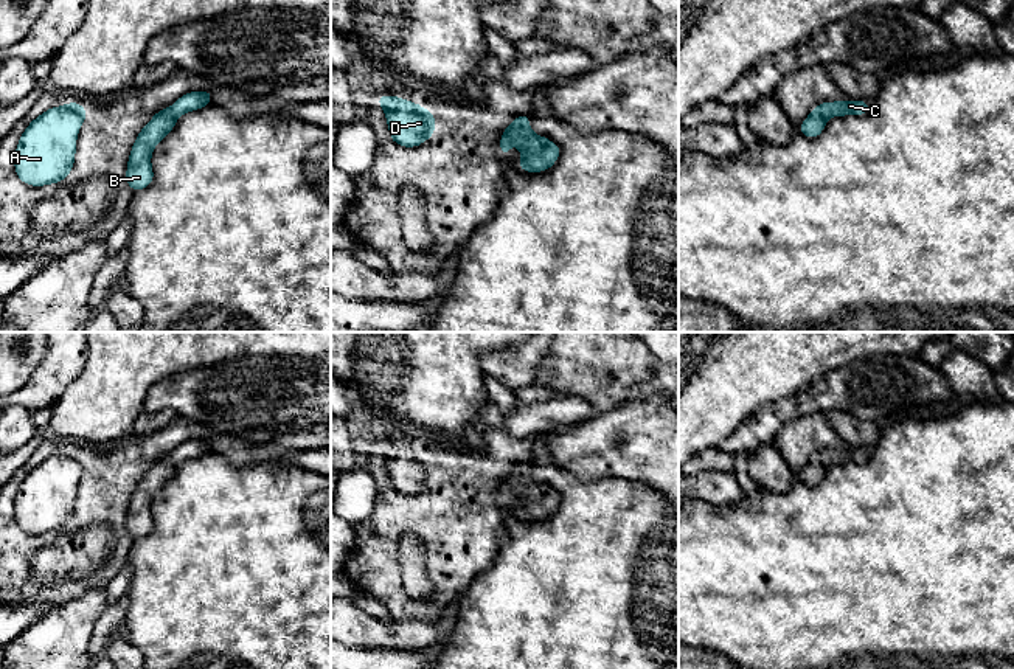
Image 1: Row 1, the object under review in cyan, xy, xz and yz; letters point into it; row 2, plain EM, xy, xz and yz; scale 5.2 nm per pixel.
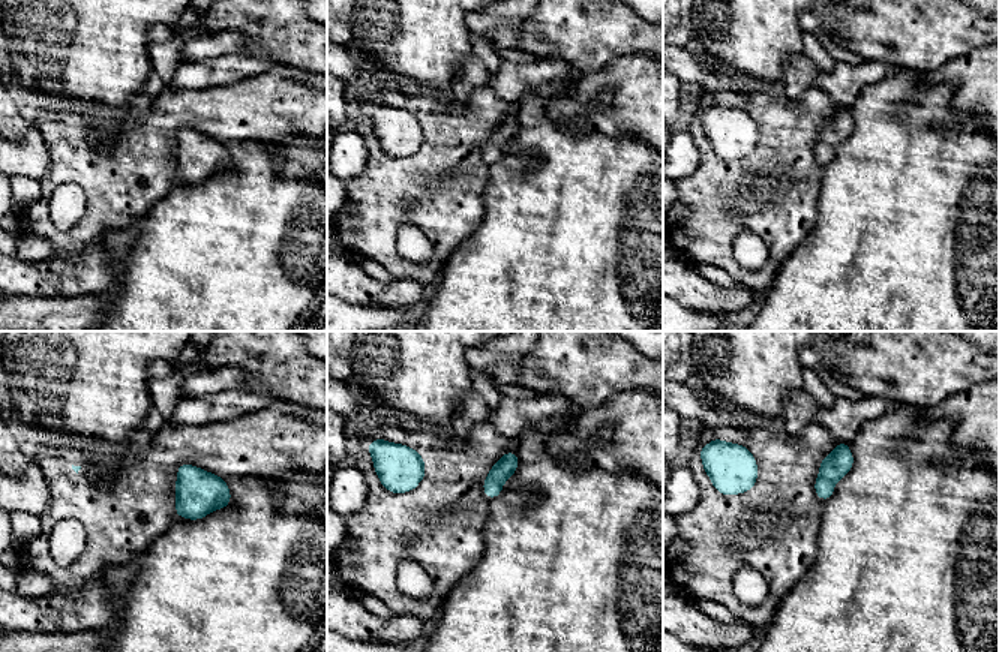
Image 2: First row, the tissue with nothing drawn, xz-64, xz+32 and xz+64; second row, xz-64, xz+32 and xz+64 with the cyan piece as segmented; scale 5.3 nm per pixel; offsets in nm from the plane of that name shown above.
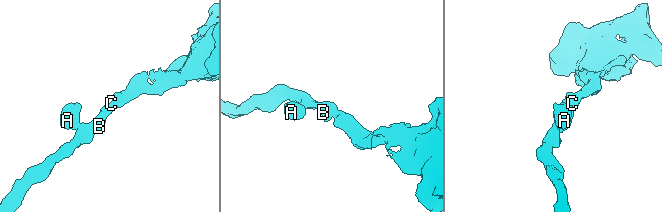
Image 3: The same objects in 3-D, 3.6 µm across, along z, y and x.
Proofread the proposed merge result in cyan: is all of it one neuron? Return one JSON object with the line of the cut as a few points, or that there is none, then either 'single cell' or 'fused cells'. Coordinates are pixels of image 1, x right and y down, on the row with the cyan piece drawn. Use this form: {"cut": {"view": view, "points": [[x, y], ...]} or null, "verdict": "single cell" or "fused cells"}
{"cut": null, "verdict": "single cell"}

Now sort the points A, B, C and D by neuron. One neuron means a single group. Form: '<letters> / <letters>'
A B C D

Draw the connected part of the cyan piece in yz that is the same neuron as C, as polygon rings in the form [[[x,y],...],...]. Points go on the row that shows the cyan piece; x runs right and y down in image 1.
[[[834,101],[820,102],[807,118],[798,126],[798,130],[807,138],[817,138],[831,116],[865,115],[870,109],[868,101]]]

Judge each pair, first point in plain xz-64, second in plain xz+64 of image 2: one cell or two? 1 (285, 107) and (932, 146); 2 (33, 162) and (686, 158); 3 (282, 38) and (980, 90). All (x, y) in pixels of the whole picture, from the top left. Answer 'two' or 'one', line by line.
1: two
2: one
3: two

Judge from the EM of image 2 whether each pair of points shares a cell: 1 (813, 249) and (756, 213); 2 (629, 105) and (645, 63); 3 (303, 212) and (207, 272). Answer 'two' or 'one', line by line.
1: two
2: one
3: one

